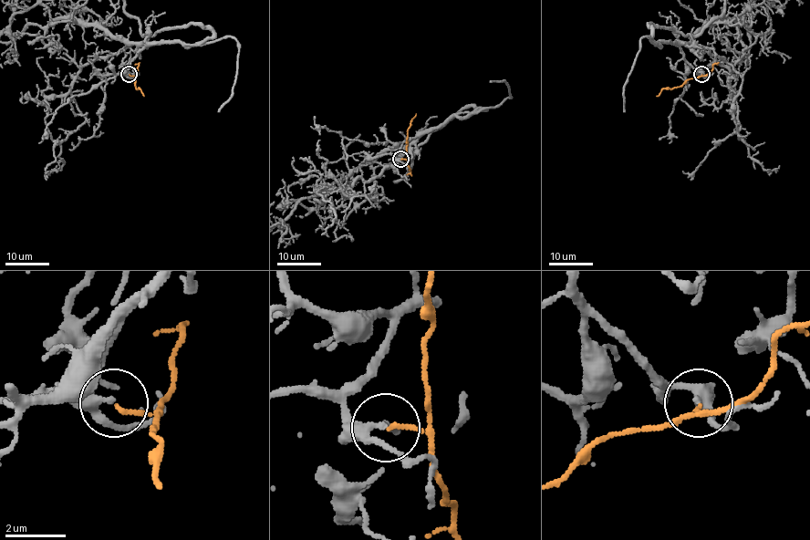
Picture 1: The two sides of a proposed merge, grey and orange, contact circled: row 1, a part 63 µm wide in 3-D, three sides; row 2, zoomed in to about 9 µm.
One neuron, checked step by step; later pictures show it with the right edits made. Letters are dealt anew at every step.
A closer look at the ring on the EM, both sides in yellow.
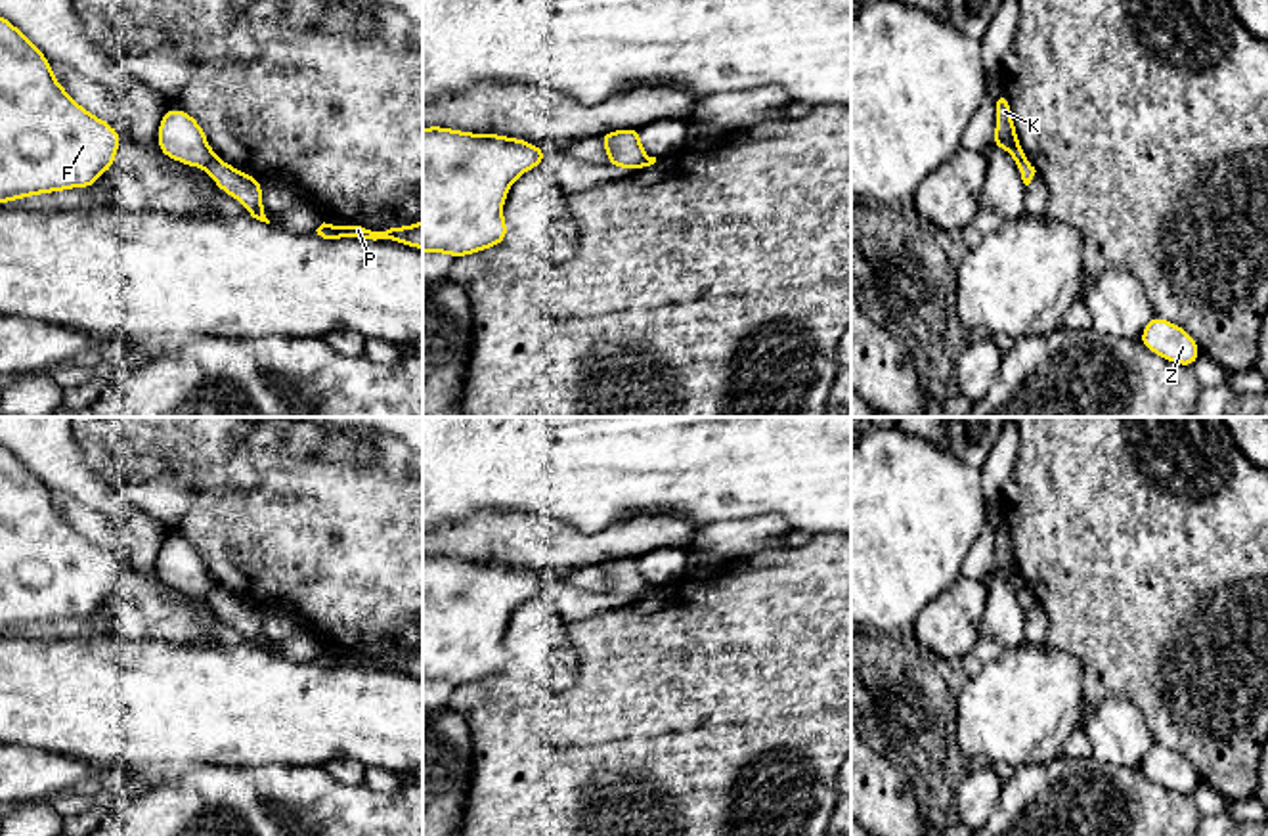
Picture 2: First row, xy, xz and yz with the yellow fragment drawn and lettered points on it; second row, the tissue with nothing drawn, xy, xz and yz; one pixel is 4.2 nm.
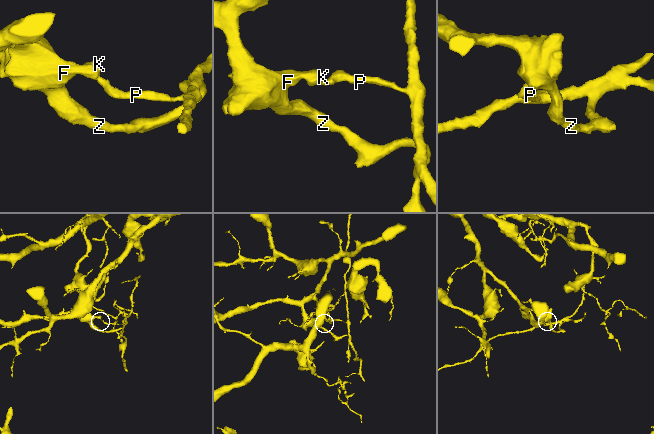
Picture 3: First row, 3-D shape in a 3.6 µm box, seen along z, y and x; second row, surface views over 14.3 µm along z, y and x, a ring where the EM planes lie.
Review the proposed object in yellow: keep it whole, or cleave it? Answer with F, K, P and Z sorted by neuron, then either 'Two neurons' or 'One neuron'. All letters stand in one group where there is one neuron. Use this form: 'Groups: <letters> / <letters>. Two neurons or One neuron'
Groups: F K Z / P. Two neurons

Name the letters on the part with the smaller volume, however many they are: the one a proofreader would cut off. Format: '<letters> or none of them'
P

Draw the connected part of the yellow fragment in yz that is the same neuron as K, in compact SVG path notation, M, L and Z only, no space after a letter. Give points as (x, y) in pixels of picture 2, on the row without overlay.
M1004 526L996 530L996 555L991 576L1004 576L1016 593L1027 587L1017 568L1012 538Z

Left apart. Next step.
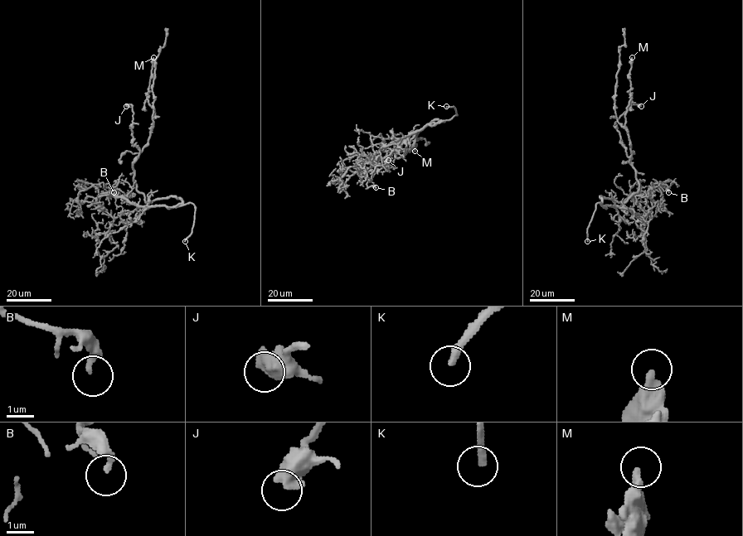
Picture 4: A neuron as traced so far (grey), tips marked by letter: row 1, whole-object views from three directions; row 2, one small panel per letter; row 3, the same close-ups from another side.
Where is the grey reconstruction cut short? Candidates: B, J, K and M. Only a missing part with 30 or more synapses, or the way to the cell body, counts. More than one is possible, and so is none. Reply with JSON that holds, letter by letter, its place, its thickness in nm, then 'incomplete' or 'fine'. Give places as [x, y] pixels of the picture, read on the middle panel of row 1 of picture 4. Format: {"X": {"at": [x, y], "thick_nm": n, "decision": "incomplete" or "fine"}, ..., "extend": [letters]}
{"B": {"at": [376, 187], "thick_nm": 240, "decision": "fine"}, "J": {"at": [388, 160], "thick_nm": 600, "decision": "fine"}, "K": {"at": [446, 106], "thick_nm": 280, "decision": "incomplete"}, "M": {"at": [415, 151], "thick_nm": 360, "decision": "fine"}, "extend": ["K"]}

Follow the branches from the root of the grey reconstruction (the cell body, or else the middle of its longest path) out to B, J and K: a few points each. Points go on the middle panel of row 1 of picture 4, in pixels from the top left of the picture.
B: (412, 137), (432, 121), (444, 121), (427, 123), (392, 142), (386, 148), (386, 163), (366, 184), (376, 187)
J: (412, 137), (405, 151), (396, 158), (395, 151), (400, 145), (395, 141), (394, 134), (394, 150), (388, 160)
K: (412, 137), (432, 121), (449, 120), (456, 114), (453, 106), (446, 106)

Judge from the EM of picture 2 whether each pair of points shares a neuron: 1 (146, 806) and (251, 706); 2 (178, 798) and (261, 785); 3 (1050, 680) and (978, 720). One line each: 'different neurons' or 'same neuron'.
1: different neurons
2: same neuron
3: same neuron

